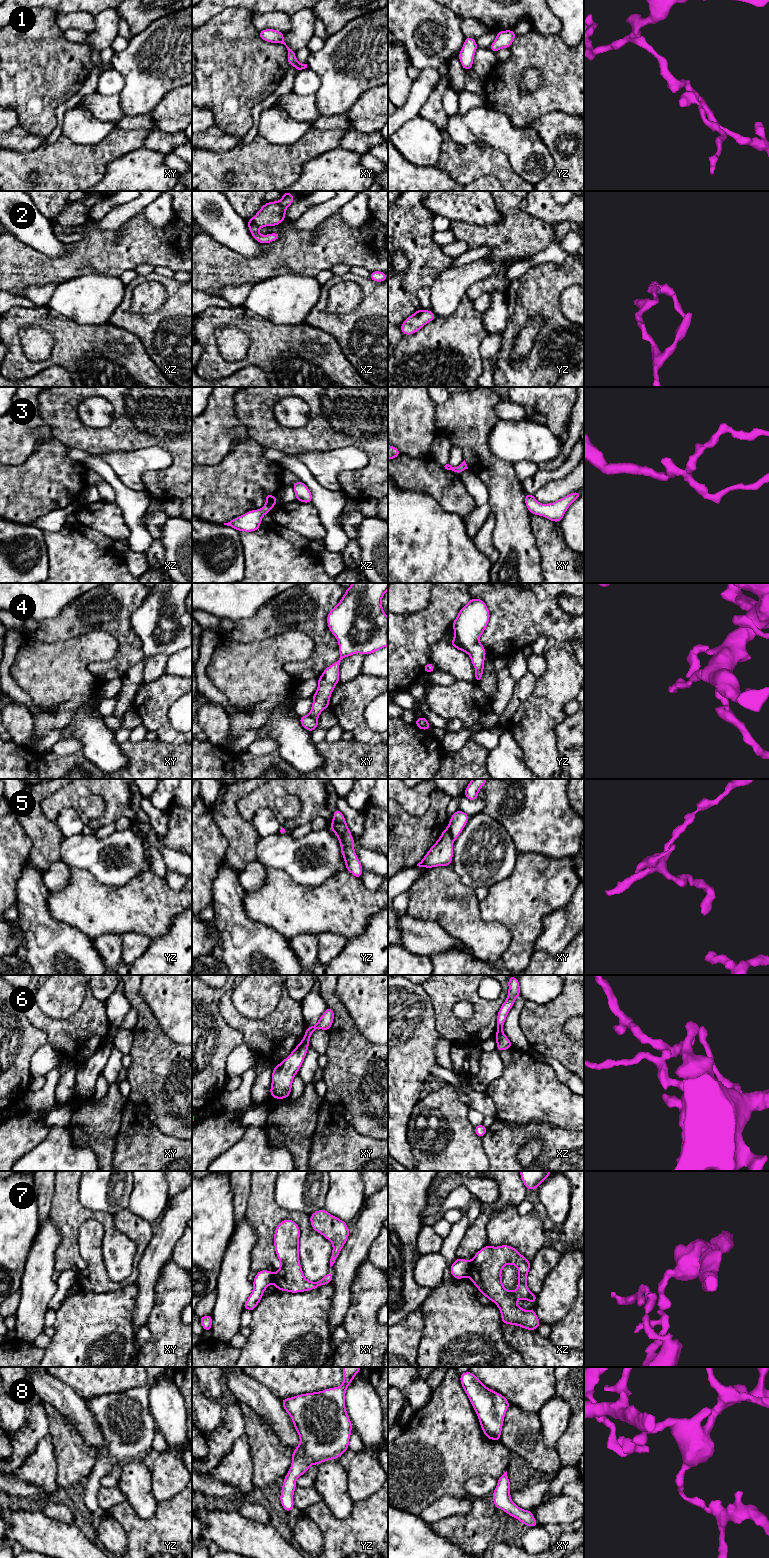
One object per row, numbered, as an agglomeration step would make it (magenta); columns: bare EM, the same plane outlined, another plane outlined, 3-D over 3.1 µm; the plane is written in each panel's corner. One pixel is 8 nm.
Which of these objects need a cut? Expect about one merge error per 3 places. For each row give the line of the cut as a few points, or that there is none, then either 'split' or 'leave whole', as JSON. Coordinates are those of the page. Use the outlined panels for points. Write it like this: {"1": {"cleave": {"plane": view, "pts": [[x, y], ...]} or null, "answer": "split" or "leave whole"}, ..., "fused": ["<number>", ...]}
{"1": {"cleave": null, "answer": "leave whole"}, "2": {"cleave": null, "answer": "leave whole"}, "3": {"cleave": null, "answer": "leave whole"}, "4": {"cleave": null, "answer": "leave whole"}, "5": {"cleave": {"plane": "yz", "pts": [[331, 825], [339, 832], [343, 840], [353, 847]]}, "answer": "split"}, "6": {"cleave": {"plane": "xy", "pts": [[301, 1041], [308, 1045]]}, "answer": "split"}, "7": {"cleave": {"plane": "xz", "pts": [[471, 1261], [468, 1275]]}, "answer": "split"}, "8": {"cleave": null, "answer": "leave whole"}, "fused": ["5", "6", "7"]}

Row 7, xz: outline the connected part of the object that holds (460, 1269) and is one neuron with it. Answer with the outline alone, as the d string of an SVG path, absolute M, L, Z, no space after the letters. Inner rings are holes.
M457 1258L450 1267L450 1272L452 1277L463 1279L469 1276L470 1267L471 1261Z

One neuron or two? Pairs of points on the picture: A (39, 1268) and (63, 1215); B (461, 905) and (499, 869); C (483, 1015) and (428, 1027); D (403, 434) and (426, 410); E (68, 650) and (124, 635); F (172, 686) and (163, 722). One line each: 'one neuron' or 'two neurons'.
A: two neurons
B: two neurons
C: two neurons
D: one neuron
E: two neurons
F: one neuron

